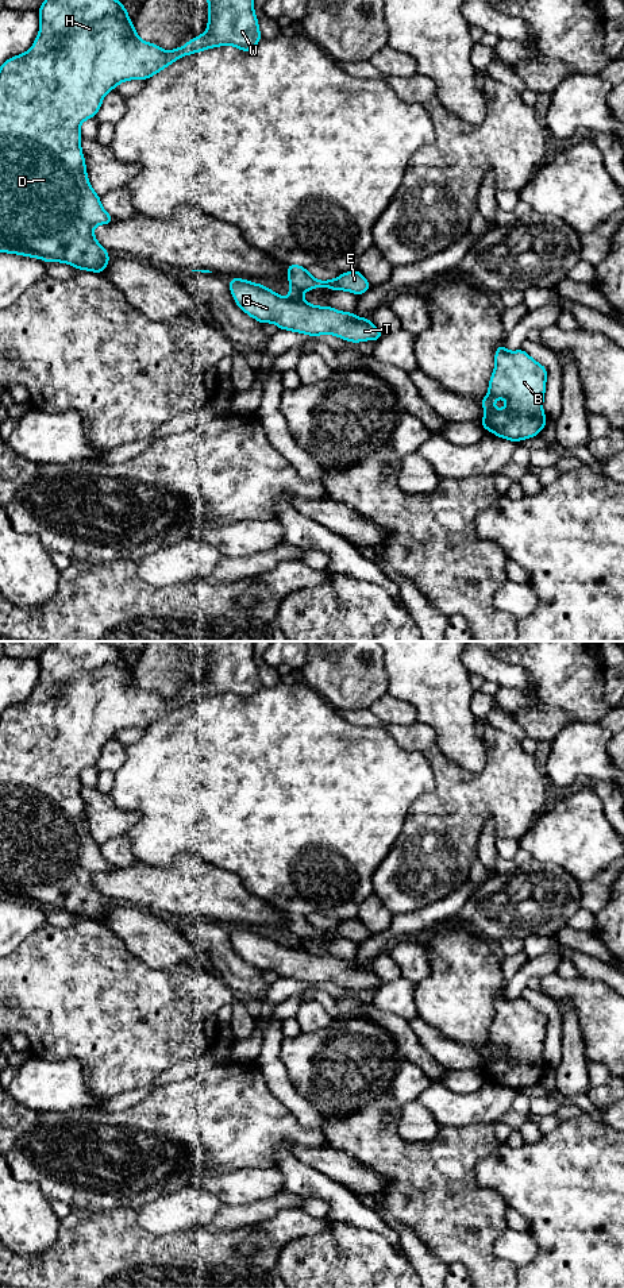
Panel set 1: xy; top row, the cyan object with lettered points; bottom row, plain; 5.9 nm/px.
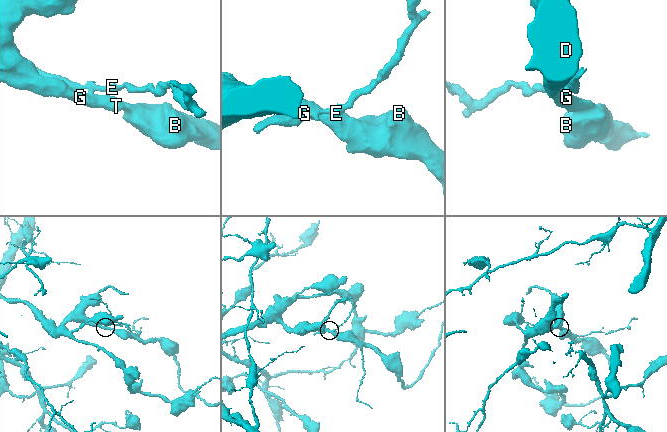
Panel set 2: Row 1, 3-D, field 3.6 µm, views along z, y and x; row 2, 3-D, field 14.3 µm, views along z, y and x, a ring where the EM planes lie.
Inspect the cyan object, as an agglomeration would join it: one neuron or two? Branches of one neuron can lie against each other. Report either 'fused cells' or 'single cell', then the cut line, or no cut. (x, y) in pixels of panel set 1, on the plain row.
fused cells | xy (289, 945), (299, 947)

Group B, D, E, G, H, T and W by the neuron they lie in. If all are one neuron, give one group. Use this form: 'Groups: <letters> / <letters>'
Groups: B D G H T W / E

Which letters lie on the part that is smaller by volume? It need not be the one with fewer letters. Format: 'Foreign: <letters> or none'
Foreign: E

